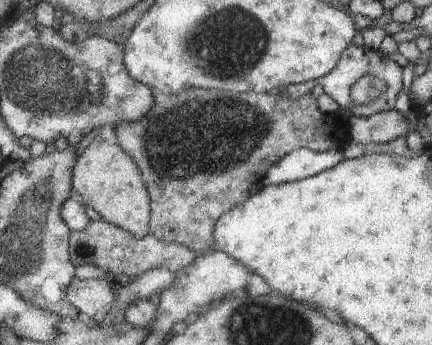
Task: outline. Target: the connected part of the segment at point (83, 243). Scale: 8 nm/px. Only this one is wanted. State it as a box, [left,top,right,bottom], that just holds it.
[70,220,197,280]

